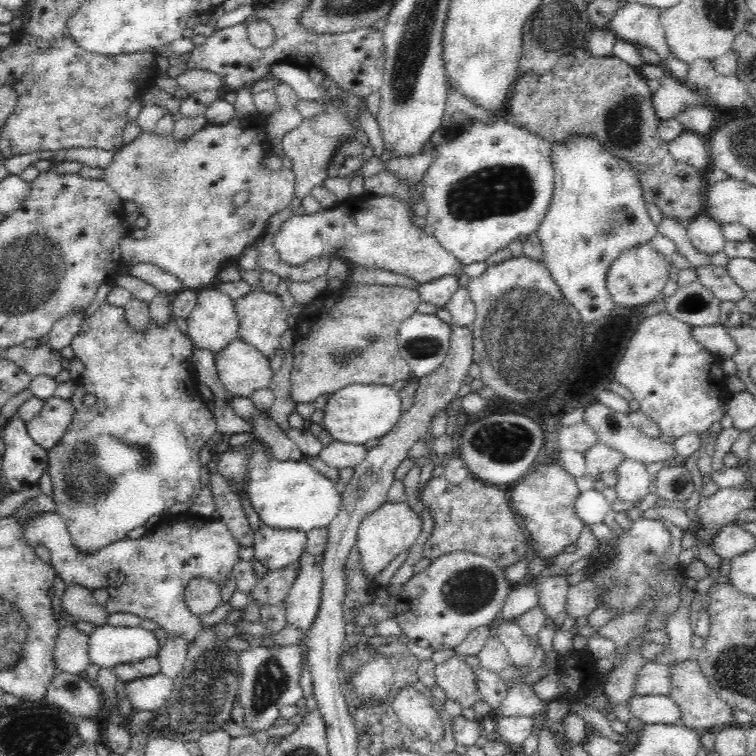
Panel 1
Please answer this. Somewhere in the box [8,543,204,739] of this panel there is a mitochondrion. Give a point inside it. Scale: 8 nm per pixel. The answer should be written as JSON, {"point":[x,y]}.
{"point":[71,687]}

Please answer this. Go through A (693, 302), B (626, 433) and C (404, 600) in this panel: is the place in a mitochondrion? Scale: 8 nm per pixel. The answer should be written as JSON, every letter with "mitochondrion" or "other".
{"A":"mitochondrion","B":"other","C":"other"}

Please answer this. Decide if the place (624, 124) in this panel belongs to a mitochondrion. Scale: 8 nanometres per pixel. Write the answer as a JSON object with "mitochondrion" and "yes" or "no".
{"mitochondrion":"yes"}

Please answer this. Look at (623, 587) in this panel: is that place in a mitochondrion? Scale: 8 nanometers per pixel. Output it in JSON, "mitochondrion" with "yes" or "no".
{"mitochondrion":"yes"}

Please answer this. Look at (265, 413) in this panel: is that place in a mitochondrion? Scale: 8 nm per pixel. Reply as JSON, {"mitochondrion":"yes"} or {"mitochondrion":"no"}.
{"mitochondrion":"no"}

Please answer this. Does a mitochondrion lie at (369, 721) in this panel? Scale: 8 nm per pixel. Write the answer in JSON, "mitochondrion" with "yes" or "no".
{"mitochondrion":"no"}

